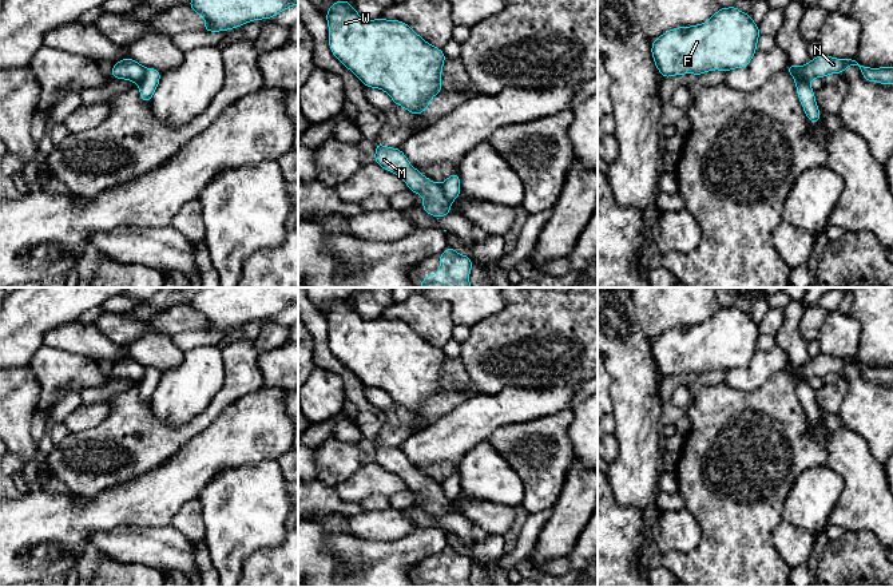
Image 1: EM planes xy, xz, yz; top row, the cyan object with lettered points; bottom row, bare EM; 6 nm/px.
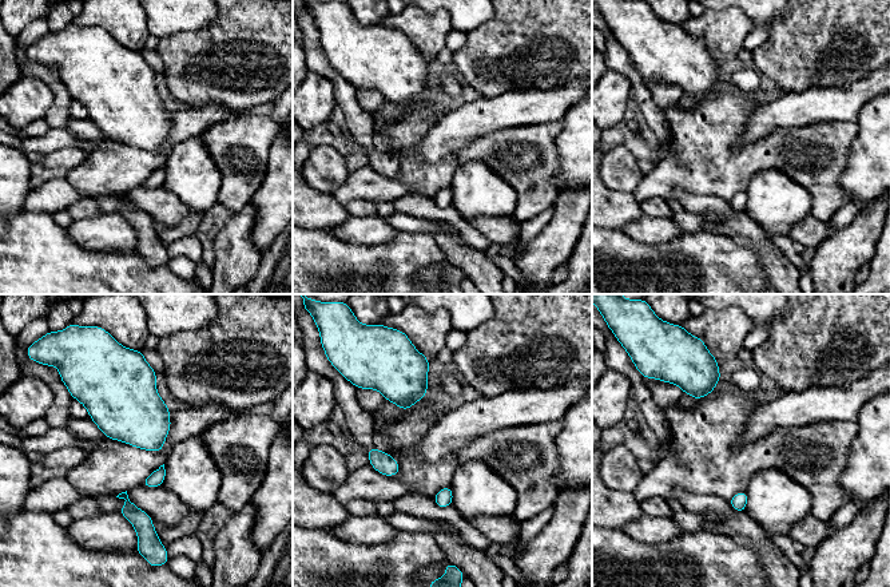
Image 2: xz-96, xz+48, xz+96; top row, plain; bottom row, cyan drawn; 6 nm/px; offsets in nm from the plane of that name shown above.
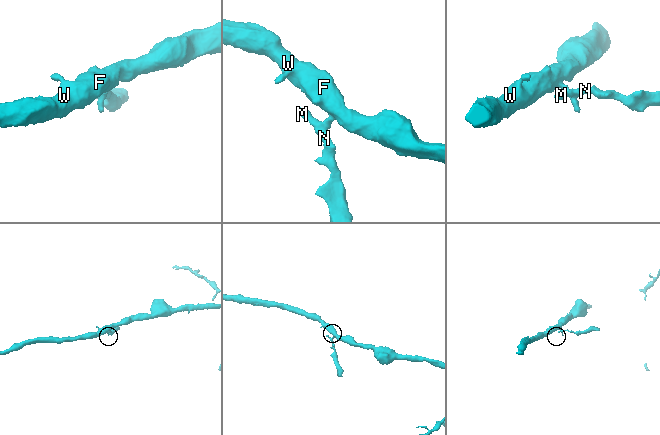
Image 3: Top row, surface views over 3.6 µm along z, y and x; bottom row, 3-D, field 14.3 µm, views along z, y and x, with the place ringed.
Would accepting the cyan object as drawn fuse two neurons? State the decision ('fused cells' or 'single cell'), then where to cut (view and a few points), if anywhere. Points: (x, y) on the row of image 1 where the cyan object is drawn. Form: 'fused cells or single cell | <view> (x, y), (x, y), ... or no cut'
fused cells | xz (440, 185), (444, 197), (449, 202)

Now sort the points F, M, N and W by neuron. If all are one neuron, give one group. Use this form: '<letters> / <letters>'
F W / M N

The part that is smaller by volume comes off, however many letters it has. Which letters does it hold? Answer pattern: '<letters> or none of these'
M, N

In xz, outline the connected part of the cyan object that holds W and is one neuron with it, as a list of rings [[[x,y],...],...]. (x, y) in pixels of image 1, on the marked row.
[[[349,0],[334,1],[325,17],[329,25],[330,52],[352,71],[365,87],[384,90],[394,104],[404,107],[414,116],[422,114],[429,107],[430,99],[444,90],[440,78],[446,55],[441,48],[425,41],[402,20],[385,20],[384,17],[364,20]]]

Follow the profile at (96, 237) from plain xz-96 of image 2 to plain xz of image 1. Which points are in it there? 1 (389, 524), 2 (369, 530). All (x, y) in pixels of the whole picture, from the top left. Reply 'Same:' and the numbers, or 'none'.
Same: 1, 2

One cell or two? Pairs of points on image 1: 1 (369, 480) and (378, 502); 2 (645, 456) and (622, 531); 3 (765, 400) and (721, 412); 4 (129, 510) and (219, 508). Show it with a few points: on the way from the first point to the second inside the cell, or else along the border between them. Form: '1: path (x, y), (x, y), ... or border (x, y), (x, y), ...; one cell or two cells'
1: border (388, 496), (370, 494), (358, 502); two cells
2: border (611, 487), (620, 504), (635, 506), (642, 511); two cells
3: path (754, 407), (745, 407), (739, 412), (731, 412); one cell
4: border (218, 474), (197, 498); two cells

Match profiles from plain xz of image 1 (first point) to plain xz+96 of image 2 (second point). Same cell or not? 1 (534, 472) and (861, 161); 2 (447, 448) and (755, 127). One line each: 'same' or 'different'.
1: different
2: same

